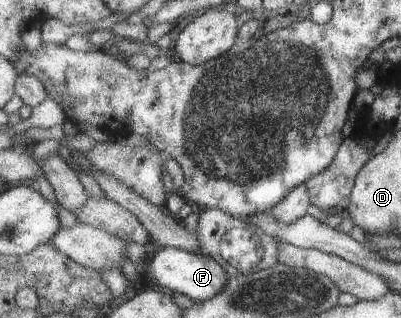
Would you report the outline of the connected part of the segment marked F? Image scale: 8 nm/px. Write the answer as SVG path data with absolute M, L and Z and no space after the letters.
M168 246L154 253L153 257L144 261L143 270L146 276L173 292L182 293L190 297L194 302L205 302L218 295L231 278L224 267L214 259L198 252L189 252L174 246Z

